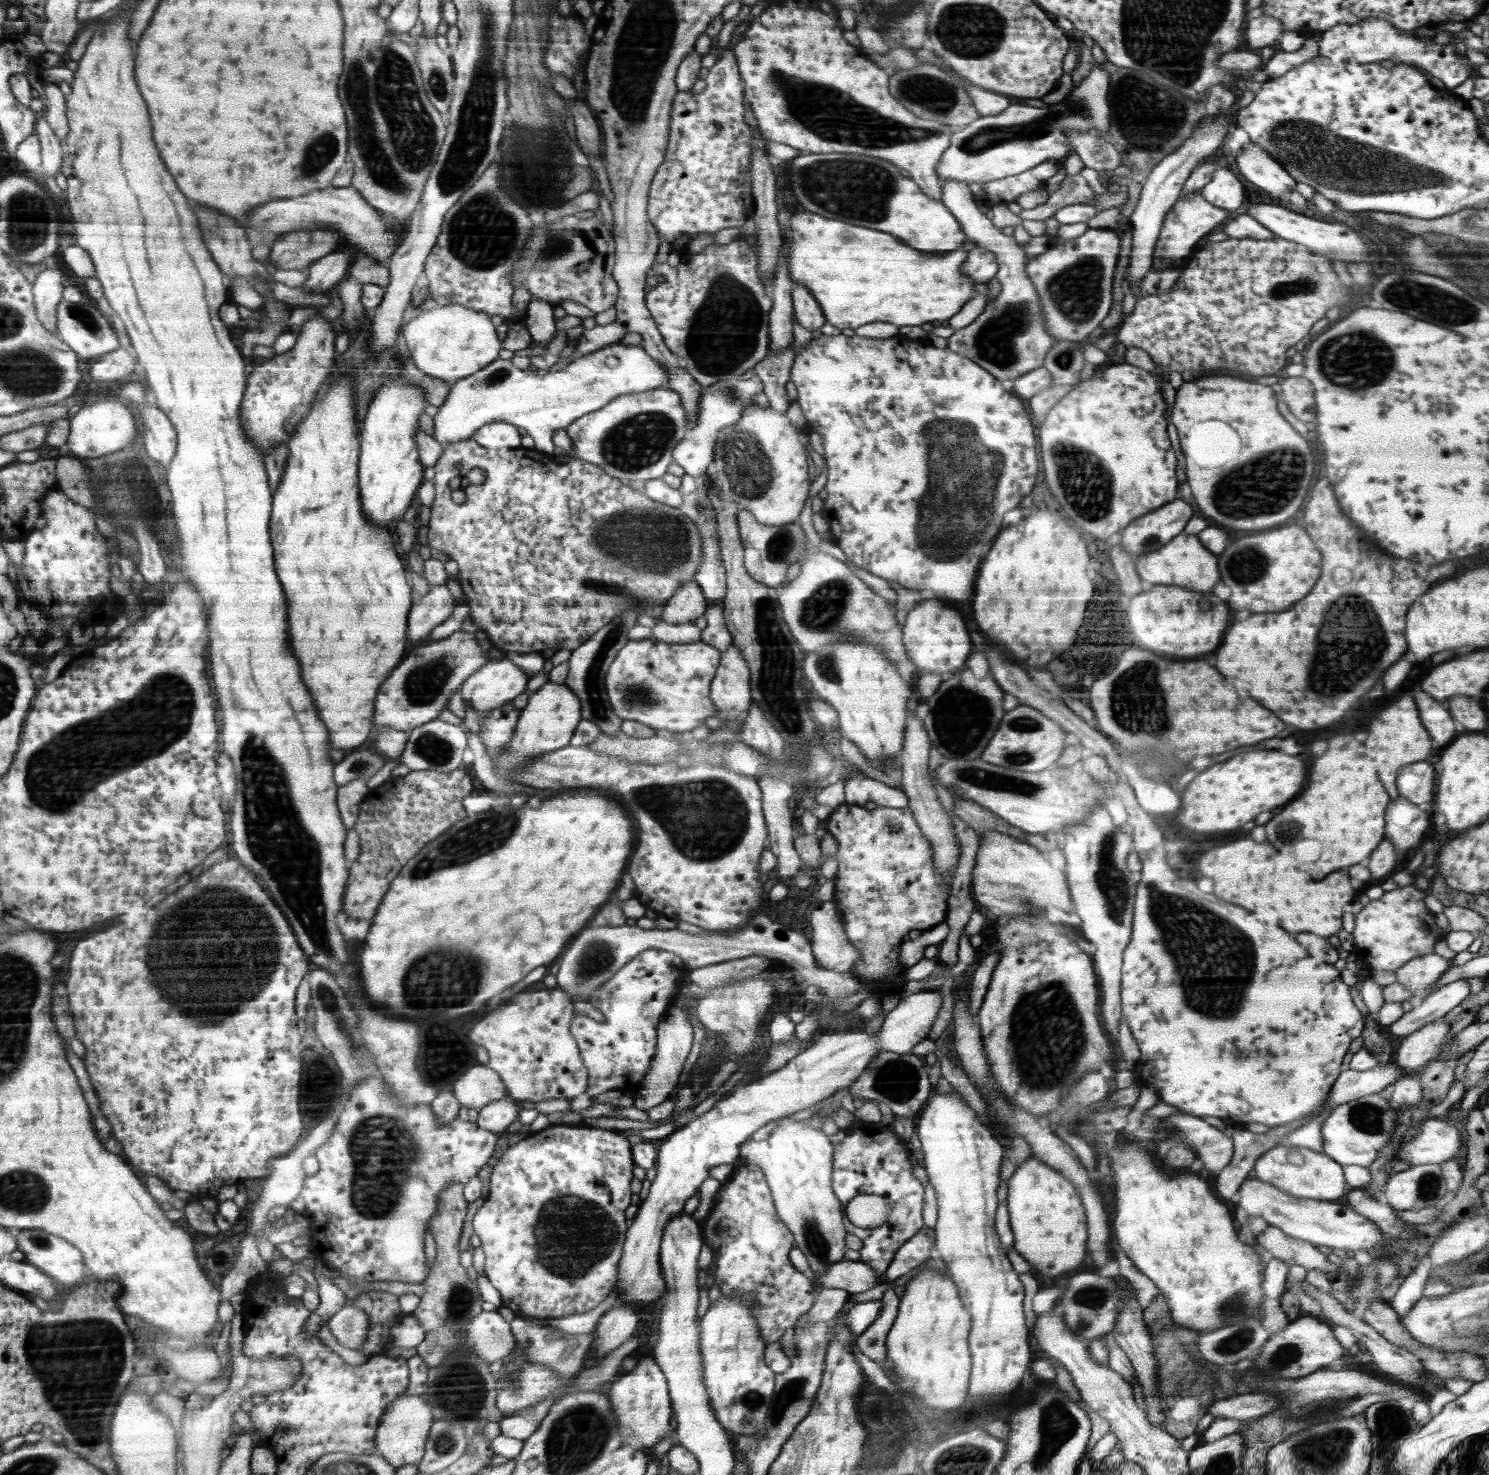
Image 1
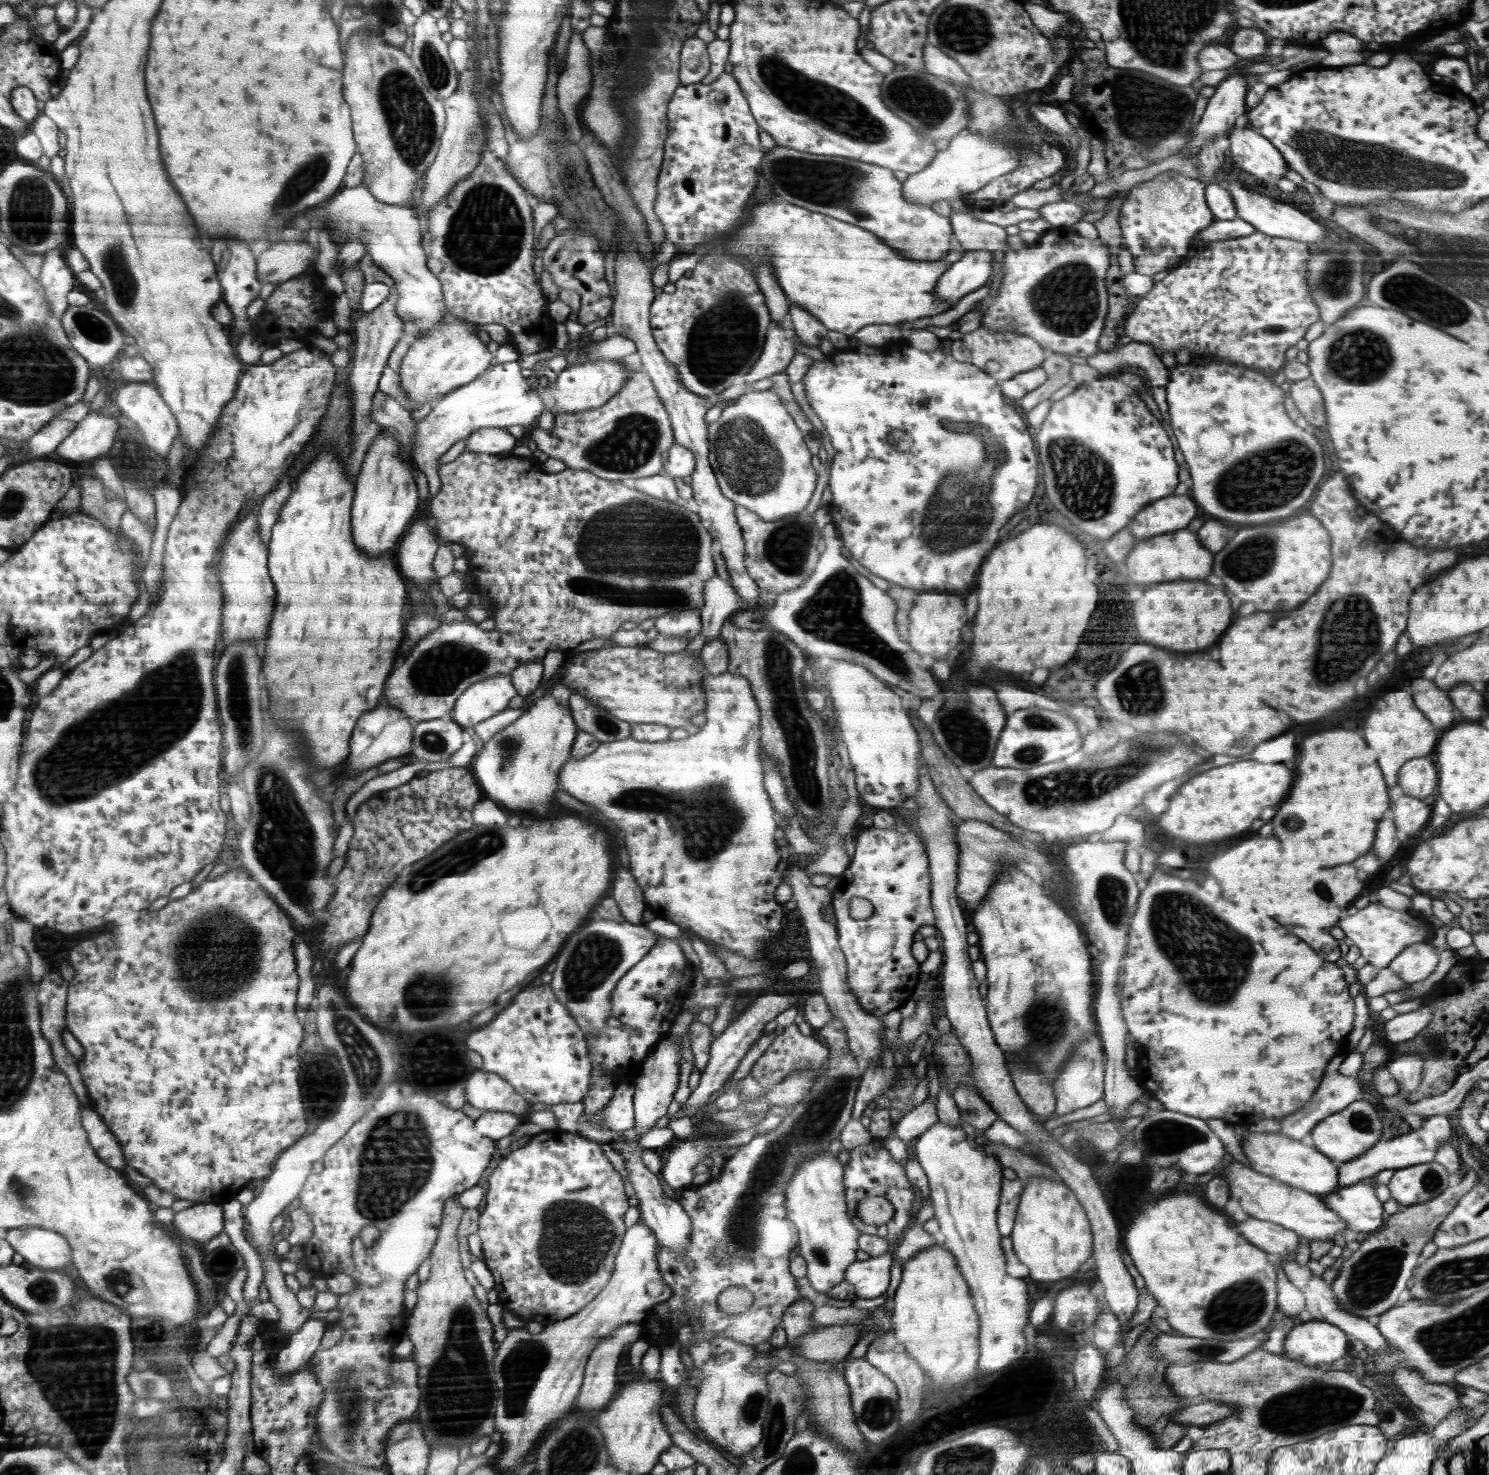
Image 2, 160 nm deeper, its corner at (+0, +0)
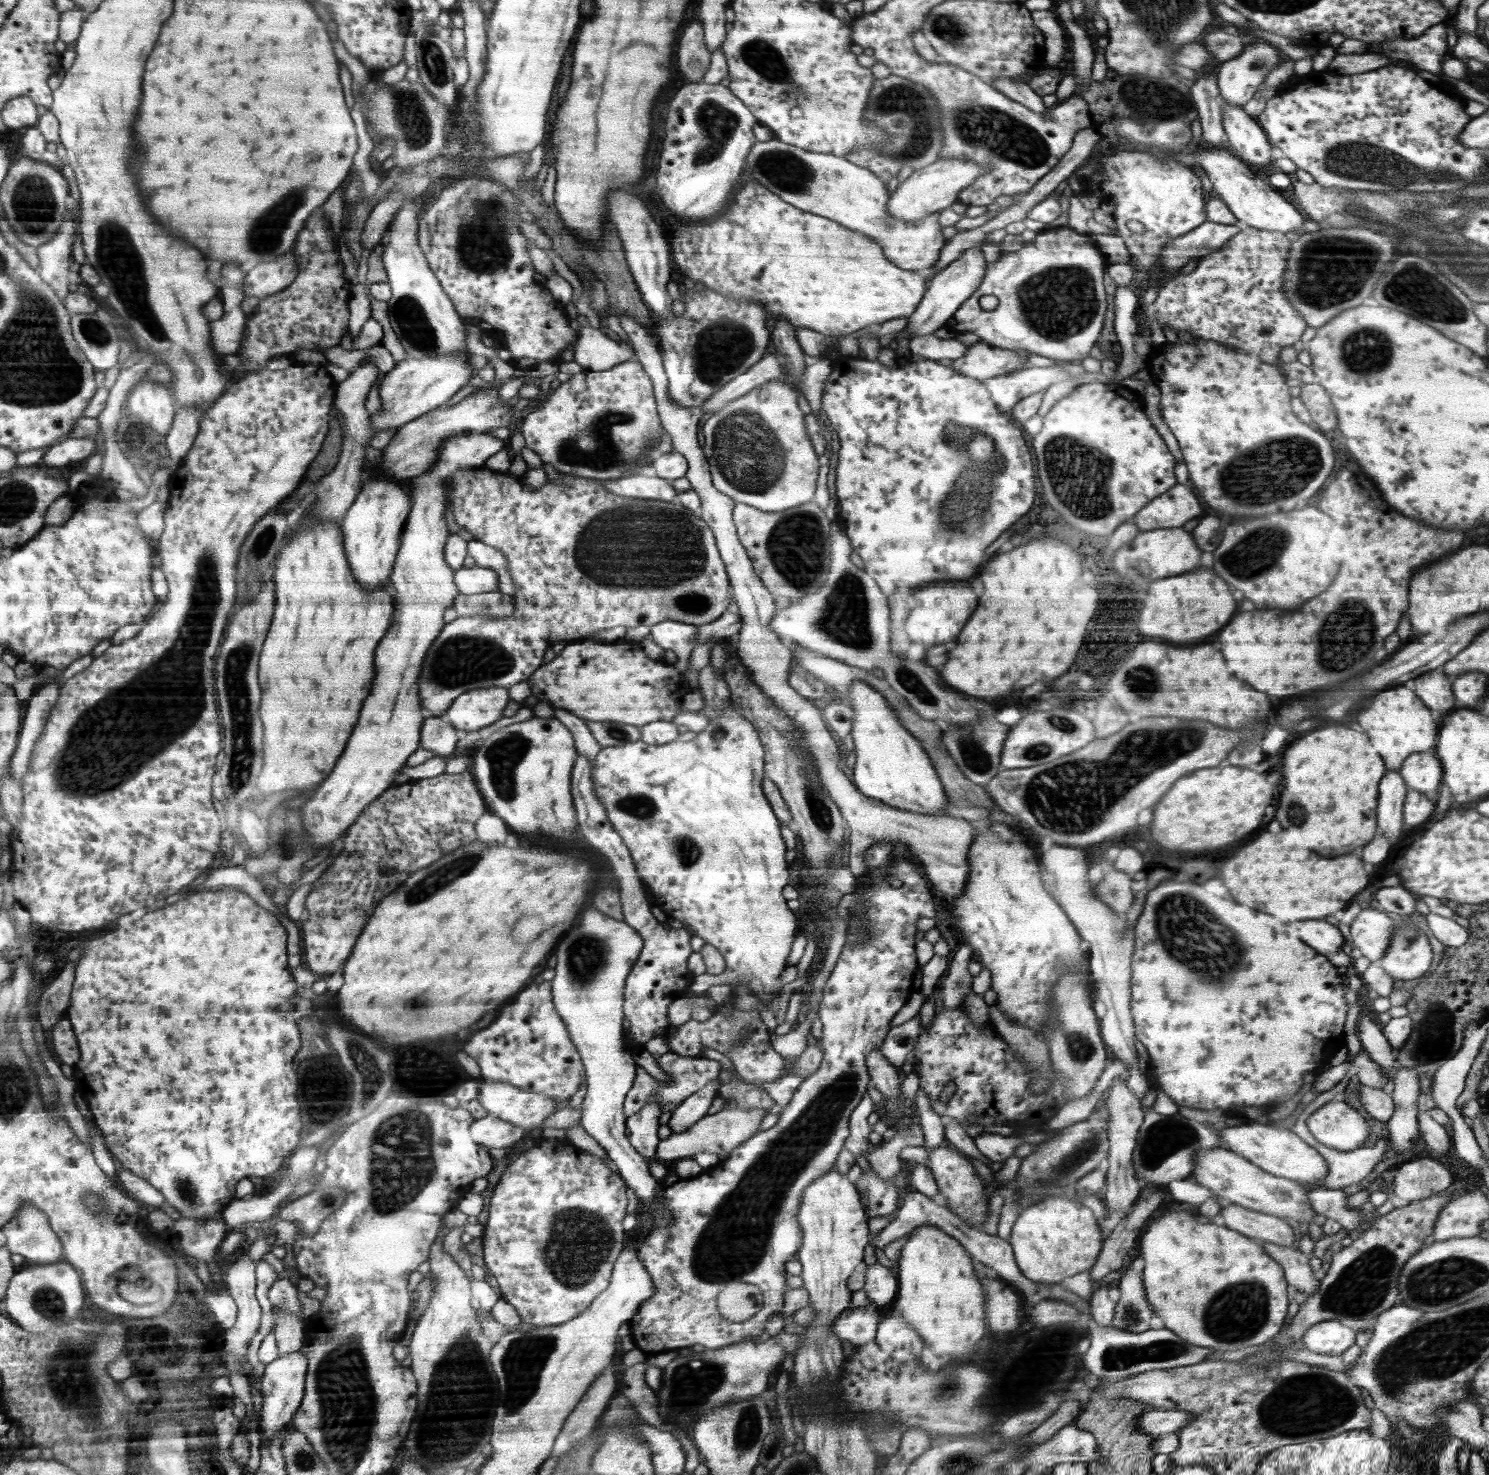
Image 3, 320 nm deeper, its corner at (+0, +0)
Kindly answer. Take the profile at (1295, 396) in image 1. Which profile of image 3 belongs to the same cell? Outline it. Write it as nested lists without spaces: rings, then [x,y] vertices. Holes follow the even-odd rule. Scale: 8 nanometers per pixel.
[[[1317,382],[1310,384],[1301,384],[1300,398],[1308,409],[1318,430],[1329,431],[1336,429],[1338,424],[1335,408],[1325,391],[1325,388]]]

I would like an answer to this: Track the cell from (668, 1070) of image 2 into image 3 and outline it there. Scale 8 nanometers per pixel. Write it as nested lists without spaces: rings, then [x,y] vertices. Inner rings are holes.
[[[655,1098],[638,1114],[627,1119],[627,1127],[630,1130],[628,1140],[648,1162],[655,1159],[658,1143],[661,1141],[657,1135],[661,1115],[659,1102]]]

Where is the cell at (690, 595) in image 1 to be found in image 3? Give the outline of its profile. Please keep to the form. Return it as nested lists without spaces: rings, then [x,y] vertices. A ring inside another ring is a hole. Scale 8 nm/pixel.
[[[663,620],[651,625],[652,640],[665,650],[673,650],[677,656],[676,666],[680,673],[686,673],[691,652],[696,646],[695,634],[698,626],[675,620]]]

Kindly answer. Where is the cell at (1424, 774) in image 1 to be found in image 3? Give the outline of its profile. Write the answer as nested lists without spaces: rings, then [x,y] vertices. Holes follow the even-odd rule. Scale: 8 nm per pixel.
[[[1435,747],[1411,754],[1398,771],[1408,790],[1417,790],[1424,794],[1430,790],[1438,790],[1443,782],[1443,768],[1436,756]]]

